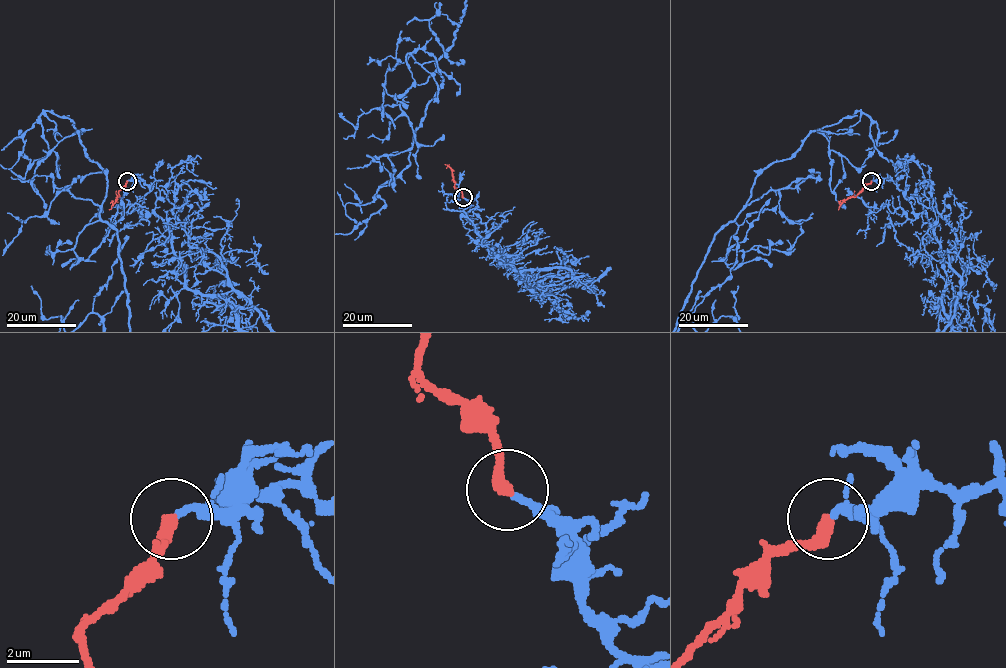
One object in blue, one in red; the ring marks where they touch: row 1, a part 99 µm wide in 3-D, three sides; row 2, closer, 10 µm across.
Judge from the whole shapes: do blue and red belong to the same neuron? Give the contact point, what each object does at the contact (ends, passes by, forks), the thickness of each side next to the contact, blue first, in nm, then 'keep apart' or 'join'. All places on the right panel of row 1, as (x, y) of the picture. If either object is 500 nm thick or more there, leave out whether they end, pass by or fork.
place (871, 181); blue ends; red ends; calibres 200 and 400 nm; join

